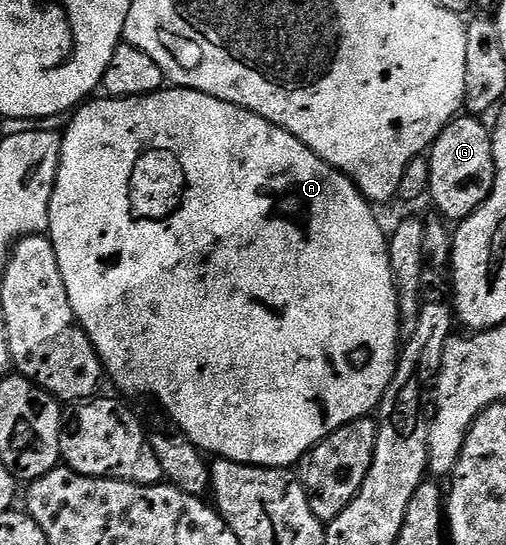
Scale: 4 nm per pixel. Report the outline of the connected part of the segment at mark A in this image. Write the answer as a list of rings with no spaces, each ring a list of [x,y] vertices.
[[[175,85],[165,86],[159,91],[138,97],[113,99],[111,97],[92,97],[83,105],[75,108],[74,114],[67,120],[60,140],[60,168],[54,185],[54,193],[50,197],[50,217],[48,218],[47,236],[52,240],[54,253],[58,257],[58,269],[62,269],[62,281],[66,285],[66,297],[70,297],[70,309],[74,309],[76,319],[84,326],[84,332],[90,337],[94,349],[98,353],[103,370],[128,395],[153,395],[161,403],[169,420],[176,423],[190,437],[195,447],[217,459],[229,459],[231,463],[247,463],[250,467],[286,467],[299,464],[307,451],[317,447],[326,436],[334,433],[342,425],[355,419],[371,416],[377,410],[394,377],[396,356],[402,343],[400,334],[400,302],[396,296],[396,280],[392,278],[390,269],[390,253],[388,252],[388,235],[380,228],[376,220],[373,204],[361,195],[352,180],[341,171],[335,171],[329,163],[322,161],[298,137],[286,133],[278,125],[258,117],[258,113],[250,113],[245,107],[230,105],[226,101],[218,101],[218,97],[210,97],[210,93],[198,93],[194,89],[186,89]]]

